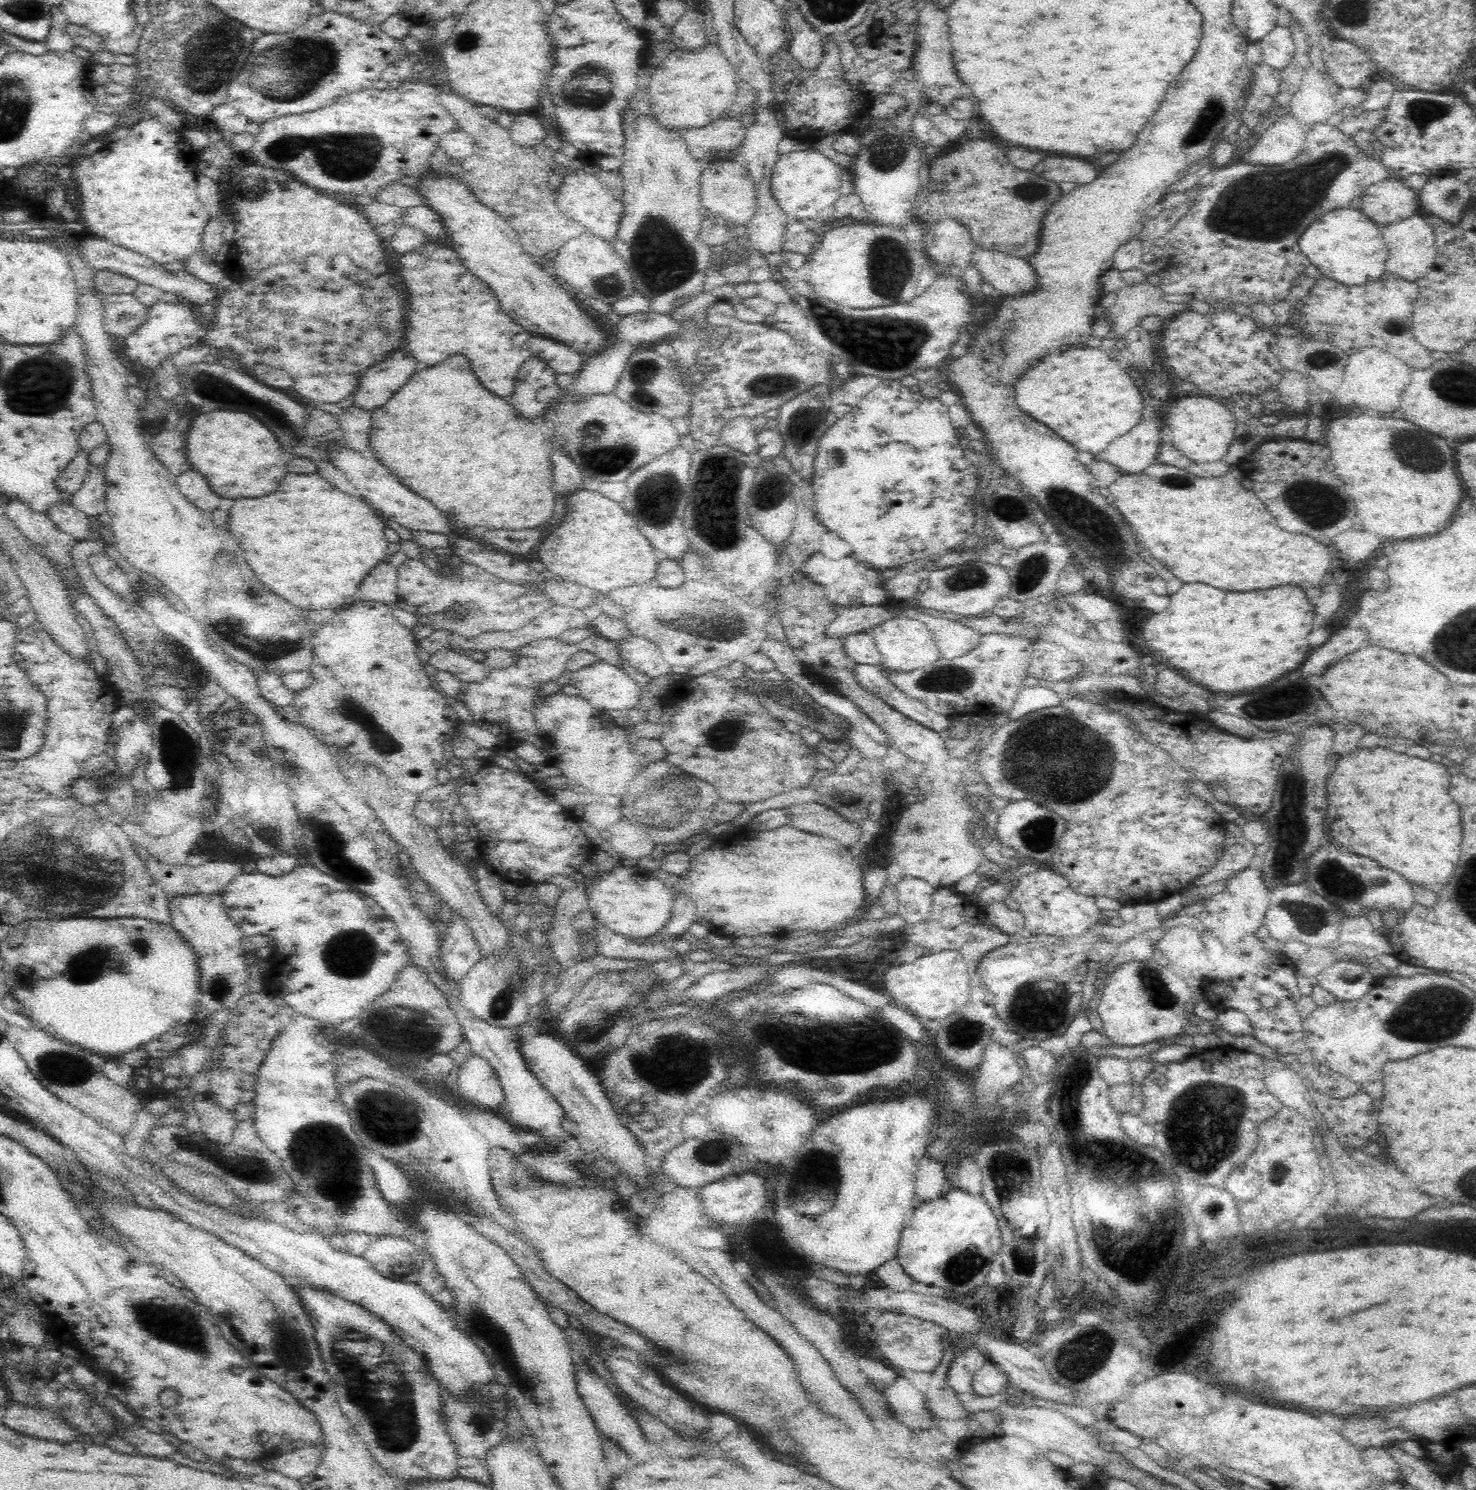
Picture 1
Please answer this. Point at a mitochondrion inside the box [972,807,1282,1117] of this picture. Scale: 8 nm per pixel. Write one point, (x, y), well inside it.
(1038, 1008)

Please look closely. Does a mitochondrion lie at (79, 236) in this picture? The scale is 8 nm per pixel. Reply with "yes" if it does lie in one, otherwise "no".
no

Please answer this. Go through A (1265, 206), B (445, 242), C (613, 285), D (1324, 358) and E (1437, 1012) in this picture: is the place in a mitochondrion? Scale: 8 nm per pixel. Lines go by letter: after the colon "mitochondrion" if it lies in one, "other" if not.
A: mitochondrion
B: other
C: mitochondrion
D: mitochondrion
E: mitochondrion

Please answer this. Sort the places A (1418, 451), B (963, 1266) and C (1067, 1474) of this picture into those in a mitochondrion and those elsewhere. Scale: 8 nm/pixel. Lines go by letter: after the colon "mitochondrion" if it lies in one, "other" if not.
A: mitochondrion
B: mitochondrion
C: other

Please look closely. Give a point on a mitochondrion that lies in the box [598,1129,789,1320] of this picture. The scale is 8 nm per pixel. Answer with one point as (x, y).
(715, 1151)

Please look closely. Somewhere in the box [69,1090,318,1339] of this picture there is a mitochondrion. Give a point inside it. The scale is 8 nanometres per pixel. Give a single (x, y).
(239, 1167)

